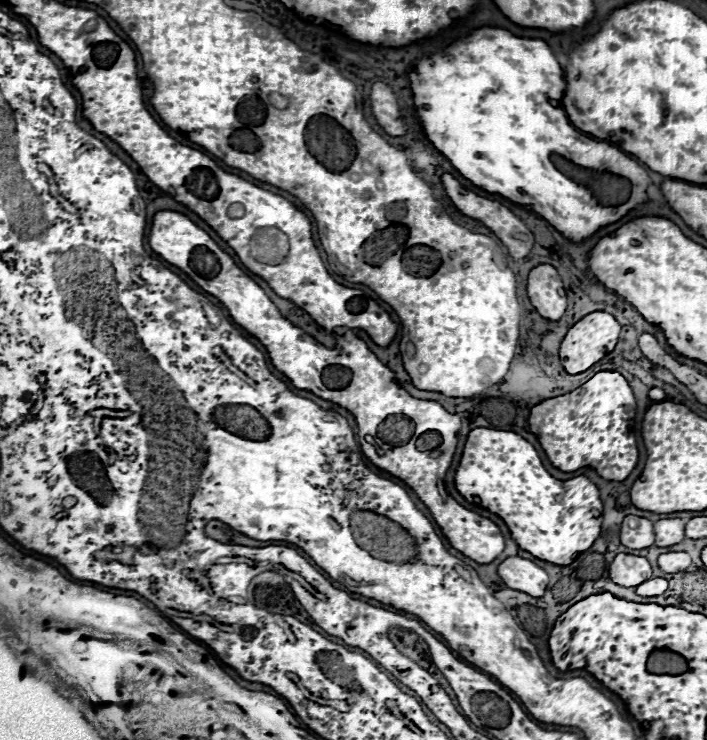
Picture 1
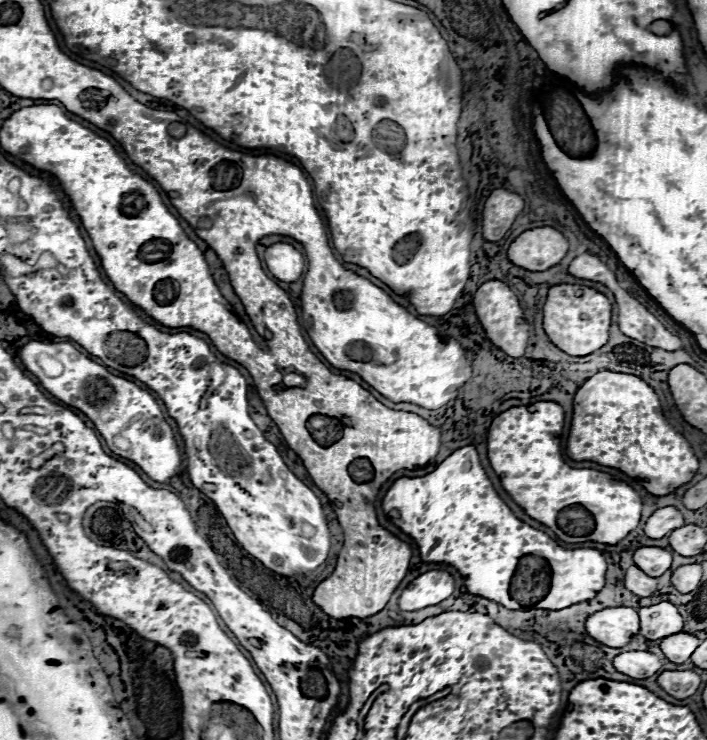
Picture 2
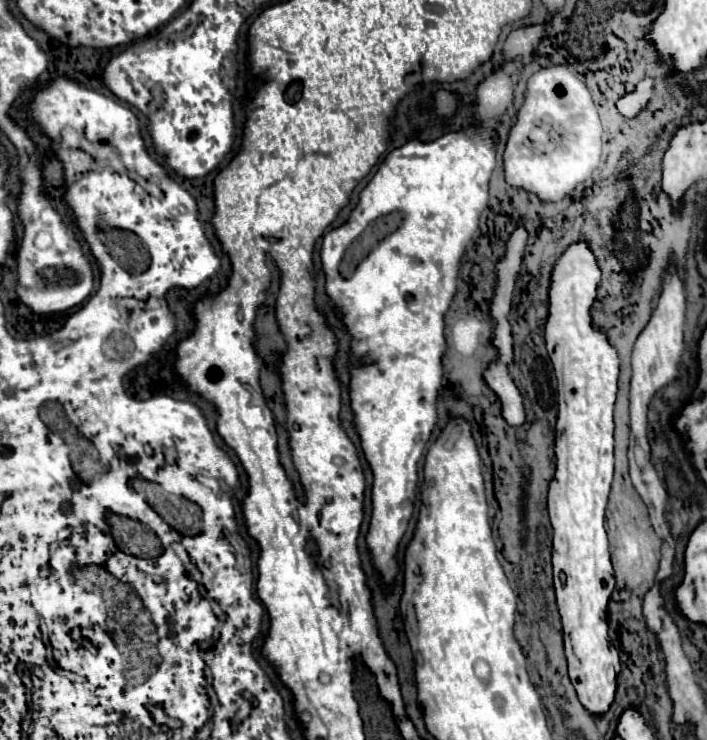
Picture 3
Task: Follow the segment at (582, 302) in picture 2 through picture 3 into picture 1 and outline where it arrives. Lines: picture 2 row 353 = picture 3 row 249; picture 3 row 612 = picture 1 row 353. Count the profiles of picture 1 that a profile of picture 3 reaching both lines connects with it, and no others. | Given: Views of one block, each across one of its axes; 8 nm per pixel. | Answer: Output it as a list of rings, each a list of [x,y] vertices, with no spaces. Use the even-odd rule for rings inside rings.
[[[592,312],[576,322],[562,346],[560,360],[568,374],[580,374],[614,350],[620,334],[620,324],[608,312]]]

